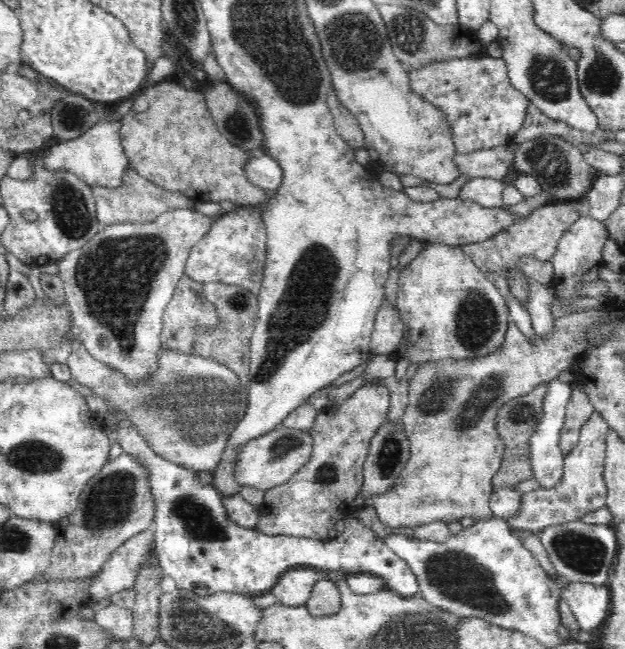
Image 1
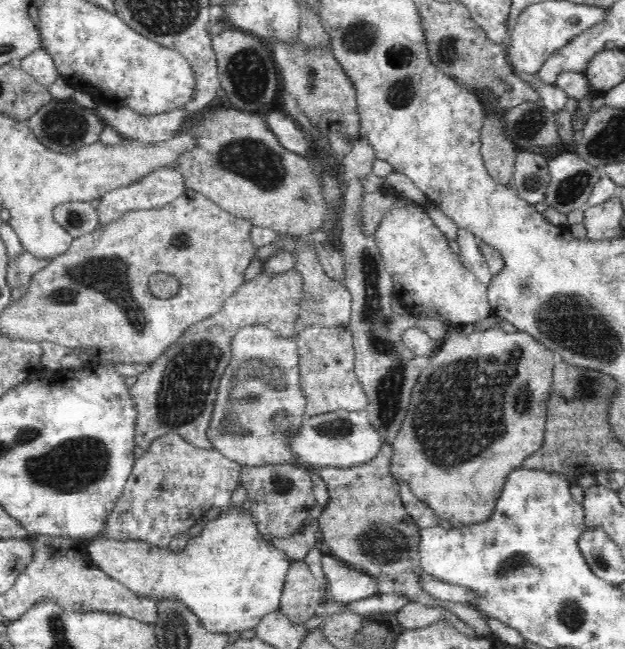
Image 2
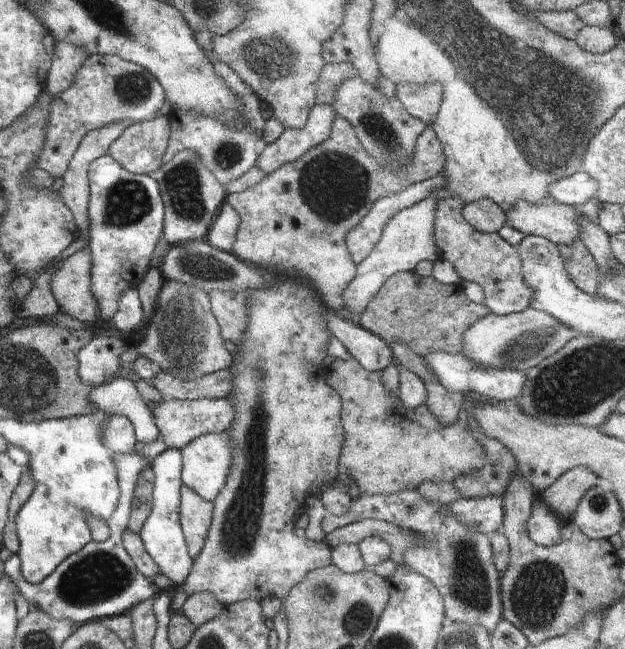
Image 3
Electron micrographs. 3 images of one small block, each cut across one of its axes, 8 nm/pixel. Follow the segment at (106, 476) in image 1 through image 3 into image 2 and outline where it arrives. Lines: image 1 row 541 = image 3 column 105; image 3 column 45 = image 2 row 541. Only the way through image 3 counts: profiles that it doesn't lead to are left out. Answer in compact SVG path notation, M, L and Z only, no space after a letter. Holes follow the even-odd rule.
M176 434L161 436L135 460L124 490L107 518L101 536L106 539L144 541L156 547L168 547L174 536L192 528L206 510L214 506L221 509L229 506L232 492L239 487L241 481L241 467L214 448L196 449Z

